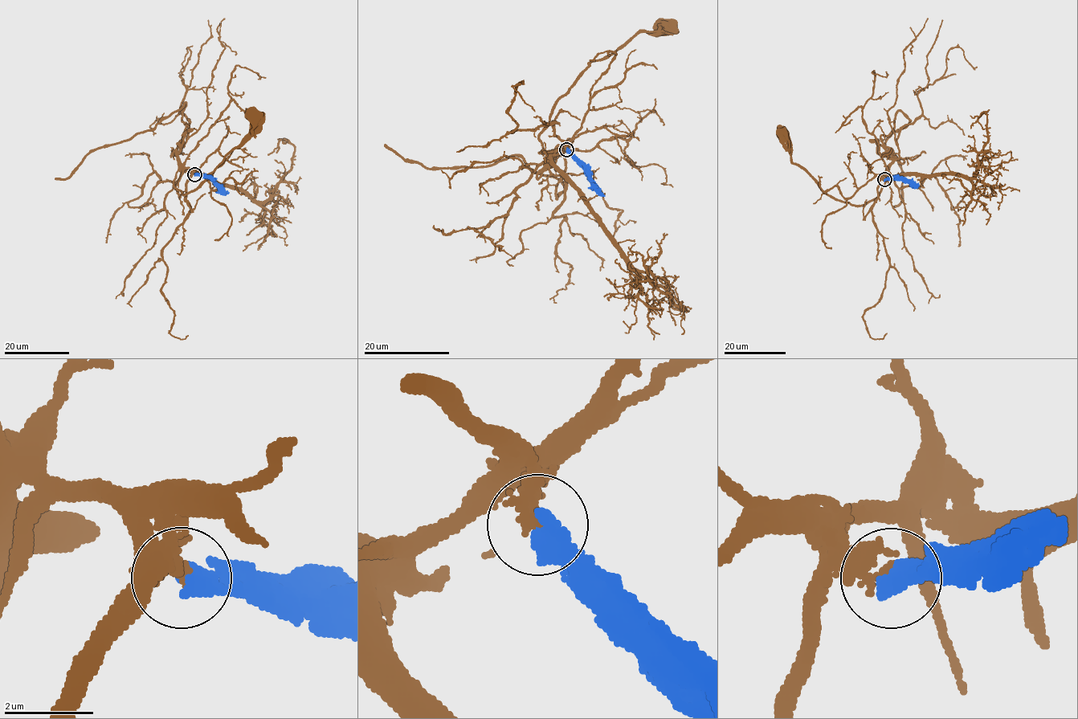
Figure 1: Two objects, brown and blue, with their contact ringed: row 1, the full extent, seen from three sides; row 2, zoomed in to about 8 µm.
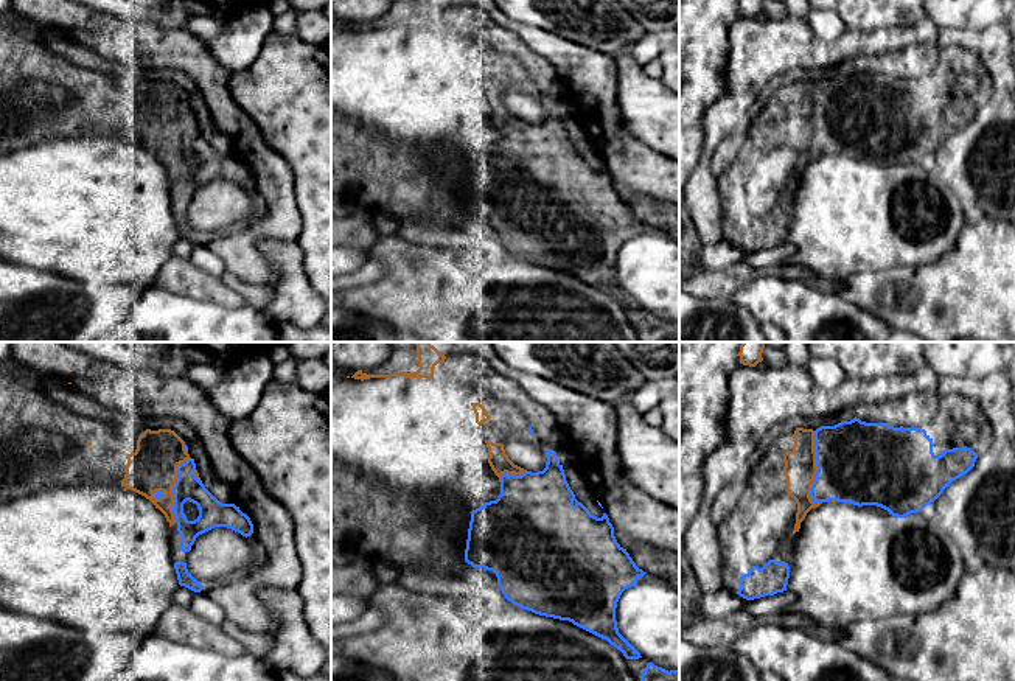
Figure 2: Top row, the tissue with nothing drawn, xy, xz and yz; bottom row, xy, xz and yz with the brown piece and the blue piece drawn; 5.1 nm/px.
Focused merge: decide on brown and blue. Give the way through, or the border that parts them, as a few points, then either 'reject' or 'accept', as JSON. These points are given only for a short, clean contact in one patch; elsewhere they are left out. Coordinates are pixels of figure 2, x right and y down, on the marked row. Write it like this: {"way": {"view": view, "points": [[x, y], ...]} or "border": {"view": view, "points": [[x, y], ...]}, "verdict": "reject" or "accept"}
{"verdict": "reject"}

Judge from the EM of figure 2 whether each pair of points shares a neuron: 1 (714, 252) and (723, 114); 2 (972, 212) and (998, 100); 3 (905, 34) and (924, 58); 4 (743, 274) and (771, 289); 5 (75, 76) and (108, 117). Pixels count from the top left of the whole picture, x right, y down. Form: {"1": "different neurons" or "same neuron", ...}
{"1": "different neurons", "2": "same neuron", "3": "different neurons", "4": "different neurons", "5": "same neuron"}

